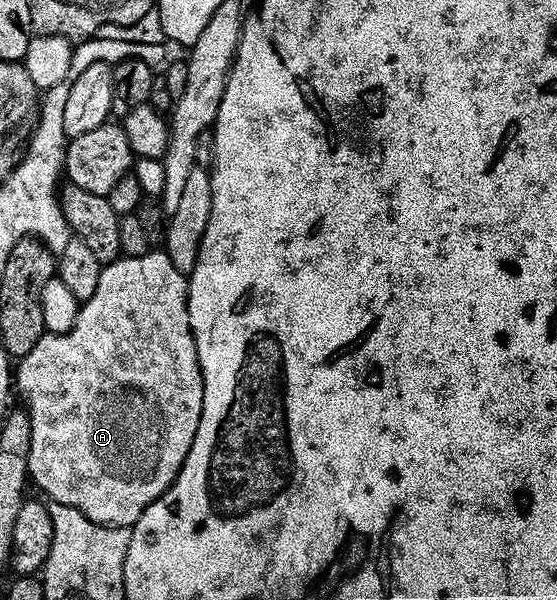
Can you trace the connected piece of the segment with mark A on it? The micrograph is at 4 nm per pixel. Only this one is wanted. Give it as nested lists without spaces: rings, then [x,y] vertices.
[[[153,250],[148,256],[120,258],[114,264],[104,267],[101,282],[97,282],[97,294],[89,298],[79,309],[79,317],[64,336],[45,334],[28,356],[22,357],[17,368],[17,392],[27,399],[26,411],[31,418],[33,434],[33,450],[29,454],[31,480],[44,492],[48,501],[64,504],[85,514],[94,524],[105,524],[112,528],[135,527],[136,522],[145,514],[153,502],[157,502],[175,485],[175,479],[181,474],[185,462],[189,458],[189,450],[193,450],[193,442],[197,438],[197,430],[201,426],[203,413],[203,371],[199,365],[199,355],[195,345],[195,336],[191,332],[189,310],[187,309],[187,289],[189,280],[184,273],[173,266],[166,251]]]

